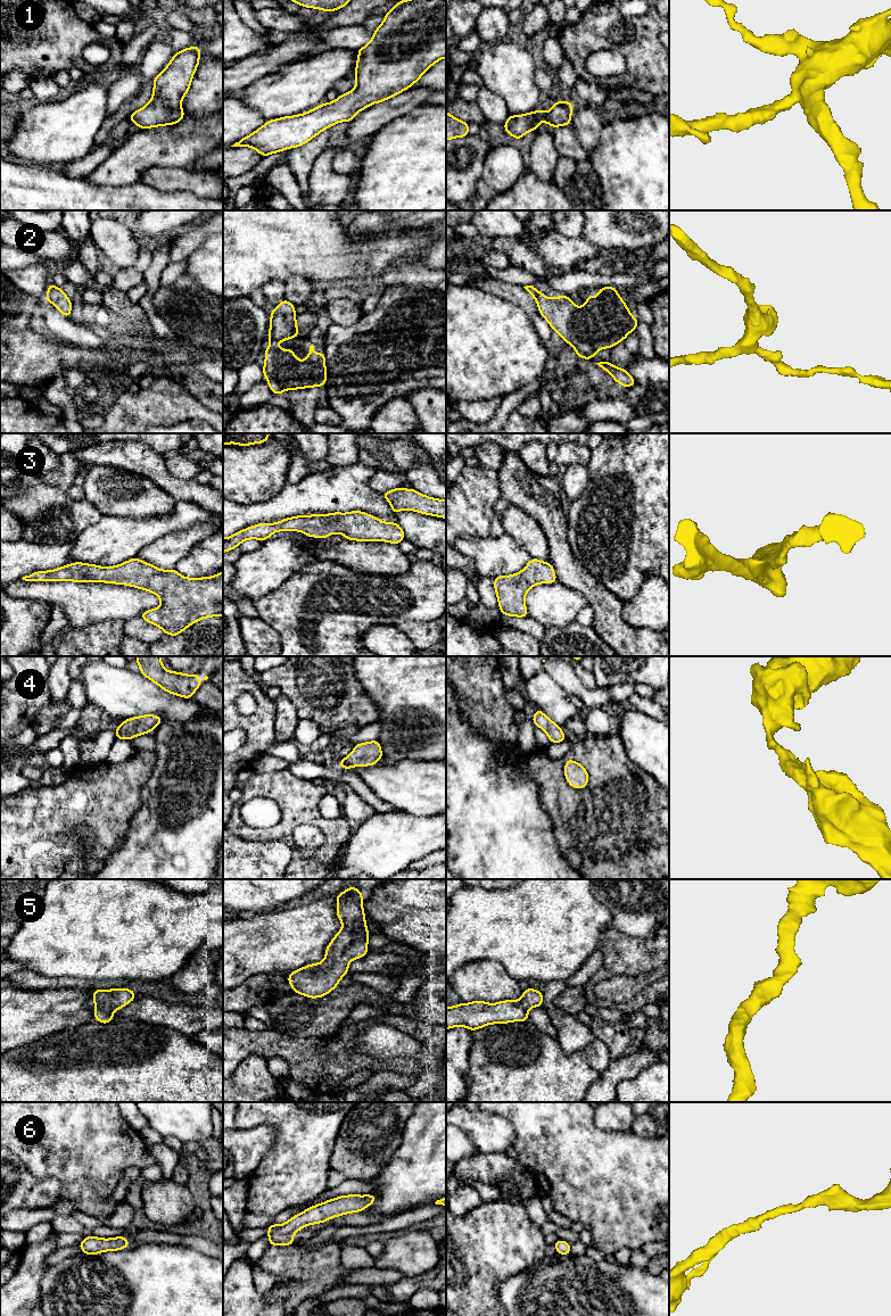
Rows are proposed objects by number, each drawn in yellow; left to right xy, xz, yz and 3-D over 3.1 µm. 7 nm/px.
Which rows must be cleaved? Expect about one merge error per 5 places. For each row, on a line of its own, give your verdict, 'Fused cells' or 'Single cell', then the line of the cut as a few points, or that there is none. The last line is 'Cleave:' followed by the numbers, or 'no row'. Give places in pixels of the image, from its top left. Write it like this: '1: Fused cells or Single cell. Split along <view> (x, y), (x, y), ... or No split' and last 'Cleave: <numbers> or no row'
1: Single cell. No split
2: Single cell. No split
3: Single cell. No split
4: Single cell. No split
5: Single cell. No split
6: Single cell. No split
Cleave: no row

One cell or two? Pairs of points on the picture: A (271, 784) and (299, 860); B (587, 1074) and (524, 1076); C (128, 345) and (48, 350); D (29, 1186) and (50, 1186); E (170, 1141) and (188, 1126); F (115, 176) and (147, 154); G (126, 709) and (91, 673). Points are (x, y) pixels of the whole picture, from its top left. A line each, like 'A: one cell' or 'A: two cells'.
A: one cell
B: one cell
C: one cell
D: one cell
E: two cells
F: one cell
G: one cell

